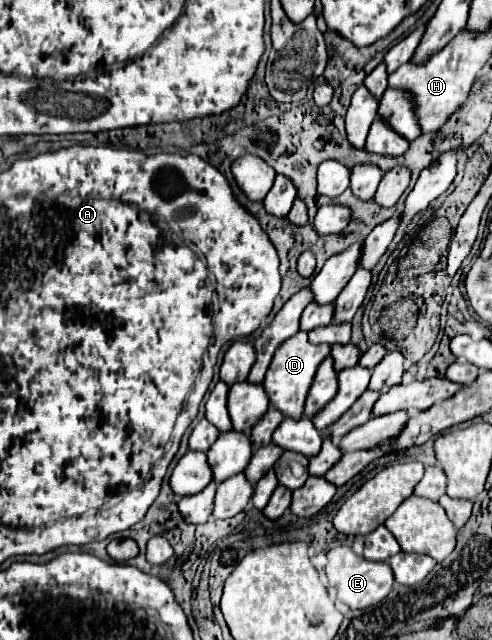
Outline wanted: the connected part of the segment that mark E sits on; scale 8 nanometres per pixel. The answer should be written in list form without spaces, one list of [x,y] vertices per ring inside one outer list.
[[[333,547],[327,553],[327,579],[331,587],[337,589],[337,599],[351,609],[365,609],[383,601],[393,587],[393,571],[387,561],[367,561],[365,557],[355,555],[349,547]]]

